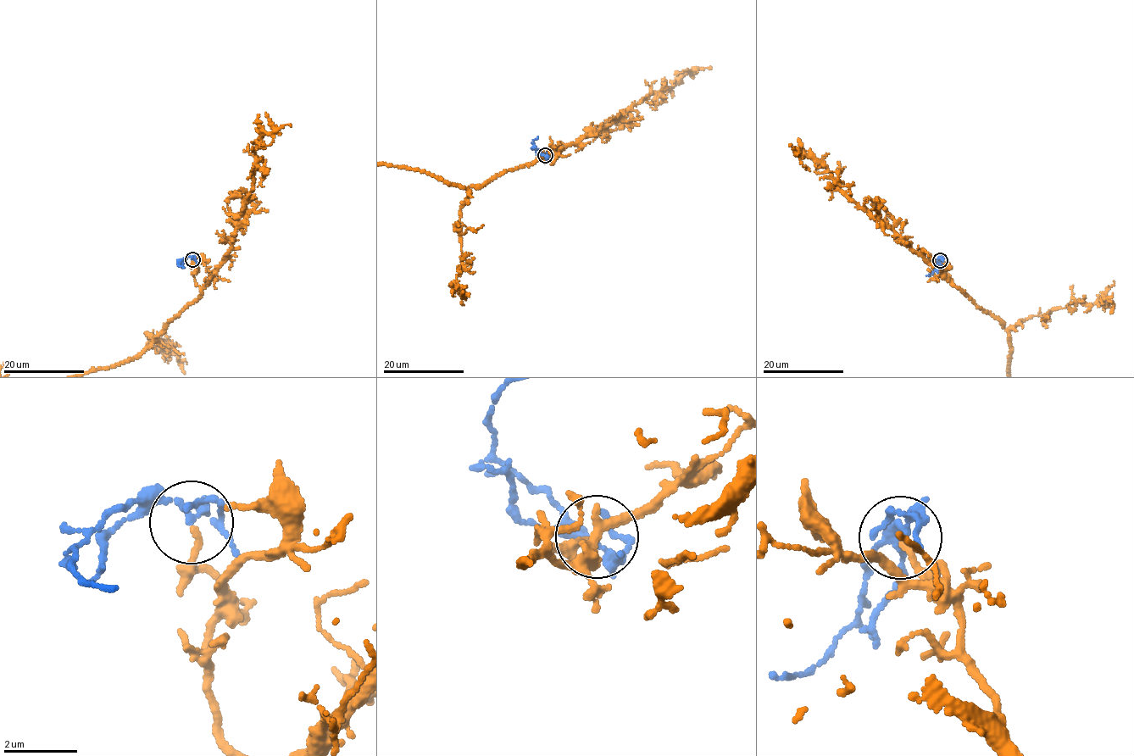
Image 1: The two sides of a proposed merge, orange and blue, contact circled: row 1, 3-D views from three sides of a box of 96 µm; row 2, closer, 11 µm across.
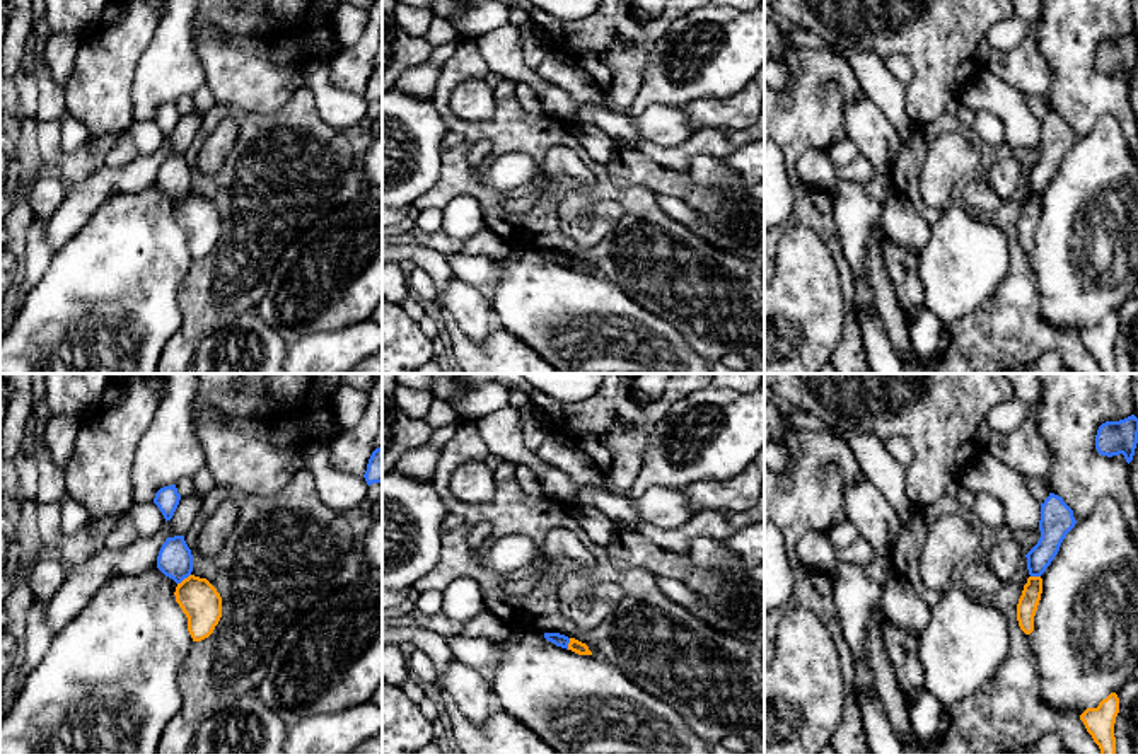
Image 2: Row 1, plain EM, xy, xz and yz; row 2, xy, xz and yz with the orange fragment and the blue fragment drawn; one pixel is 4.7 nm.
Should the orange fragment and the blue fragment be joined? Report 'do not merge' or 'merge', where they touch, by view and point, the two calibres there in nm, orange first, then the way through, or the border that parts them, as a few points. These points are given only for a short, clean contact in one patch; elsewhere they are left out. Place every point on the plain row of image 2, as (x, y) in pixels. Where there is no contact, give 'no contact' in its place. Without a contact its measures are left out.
do not merge | xy (185, 197) | 190/170 nm | along xy (190, 191), (178, 202)

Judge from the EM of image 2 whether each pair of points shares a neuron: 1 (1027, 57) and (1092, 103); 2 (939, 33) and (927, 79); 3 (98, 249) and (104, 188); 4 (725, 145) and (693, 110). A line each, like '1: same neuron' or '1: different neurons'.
1: different neurons
2: same neuron
3: different neurons
4: different neurons

